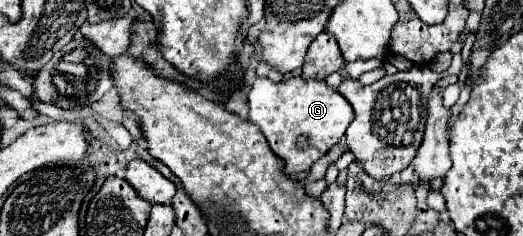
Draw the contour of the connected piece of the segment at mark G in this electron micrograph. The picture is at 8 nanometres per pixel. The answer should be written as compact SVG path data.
M257 78L249 92L247 120L261 128L271 150L285 162L283 172L295 176L297 172L307 172L315 160L339 142L353 120L353 108L325 80L289 78L275 84L269 78Z

